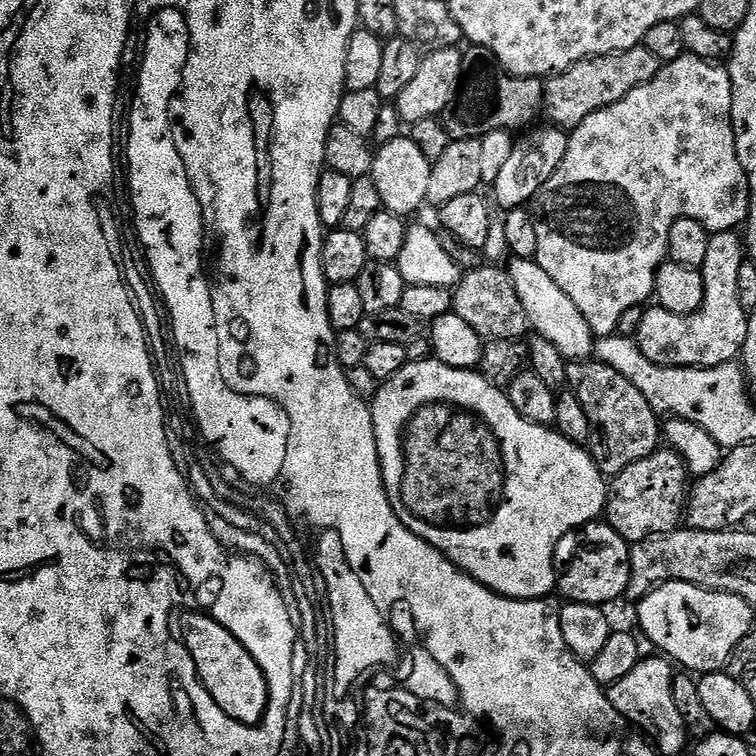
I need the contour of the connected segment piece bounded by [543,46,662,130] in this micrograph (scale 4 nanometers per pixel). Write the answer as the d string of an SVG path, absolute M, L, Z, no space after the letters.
M643 46L631 48L625 52L611 52L608 56L592 56L588 60L579 60L571 64L564 72L557 72L544 80L544 111L551 123L561 130L577 128L590 114L614 102L622 102L630 90L638 90L646 82L658 75L662 65L650 50Z

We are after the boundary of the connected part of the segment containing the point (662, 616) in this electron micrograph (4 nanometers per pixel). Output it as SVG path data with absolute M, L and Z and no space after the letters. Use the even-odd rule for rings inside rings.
M672 580L669 584L659 584L653 592L649 592L639 601L638 608L640 608L638 628L650 636L650 641L656 644L657 649L669 661L677 665L680 663L684 667L681 669L692 674L721 671L727 665L734 646L738 646L738 642L742 642L742 638L746 638L746 634L754 627L753 605L729 592L714 592L710 588L699 588L696 584L686 582Z

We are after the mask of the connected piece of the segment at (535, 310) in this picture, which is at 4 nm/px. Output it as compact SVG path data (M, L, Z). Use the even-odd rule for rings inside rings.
M513 259L511 263L512 265L507 265L506 271L508 277L514 282L514 290L518 290L518 298L522 301L522 310L526 310L528 315L529 329L535 335L546 338L546 342L558 346L565 361L589 359L594 352L594 337L586 318L582 318L582 310L578 310L578 306L574 306L574 302L570 302L569 296L562 291L562 286L558 286L558 282L554 282L554 278L550 278L550 274L546 274L546 270L542 270L542 266L535 260Z

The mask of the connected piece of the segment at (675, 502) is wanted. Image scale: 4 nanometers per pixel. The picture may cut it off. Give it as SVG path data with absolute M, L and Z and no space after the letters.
M661 446L611 477L608 502L603 510L606 523L618 530L629 545L642 542L642 538L650 538L654 534L672 532L681 527L685 519L689 487L688 466L683 458L673 448Z

